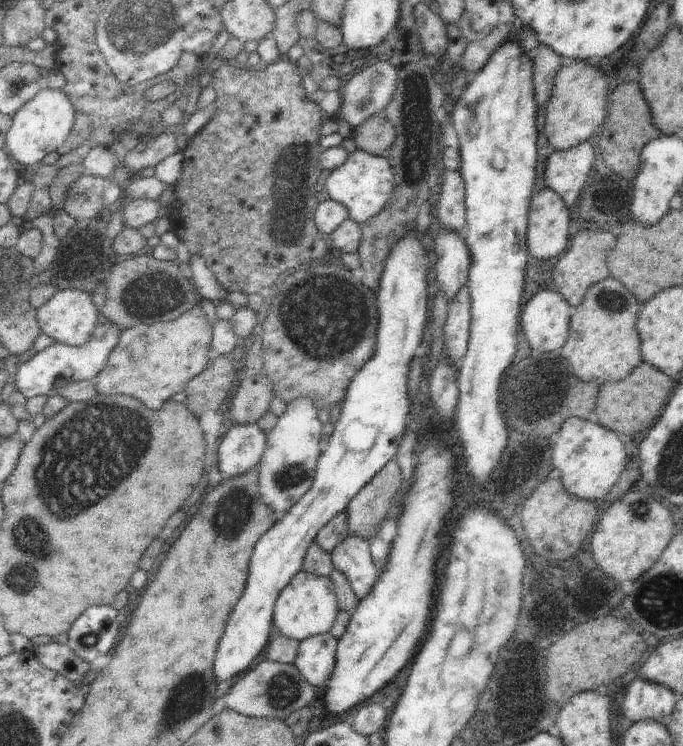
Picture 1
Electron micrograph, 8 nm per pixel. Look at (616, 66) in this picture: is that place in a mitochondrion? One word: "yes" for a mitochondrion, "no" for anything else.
no

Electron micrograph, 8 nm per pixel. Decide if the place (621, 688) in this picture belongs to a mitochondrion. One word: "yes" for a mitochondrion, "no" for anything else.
no

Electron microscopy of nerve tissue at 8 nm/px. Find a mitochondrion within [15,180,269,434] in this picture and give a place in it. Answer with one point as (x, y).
(139, 298)

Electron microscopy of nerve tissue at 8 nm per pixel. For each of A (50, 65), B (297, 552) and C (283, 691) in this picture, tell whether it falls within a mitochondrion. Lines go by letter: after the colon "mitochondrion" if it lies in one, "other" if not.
A: other
B: other
C: mitochondrion

